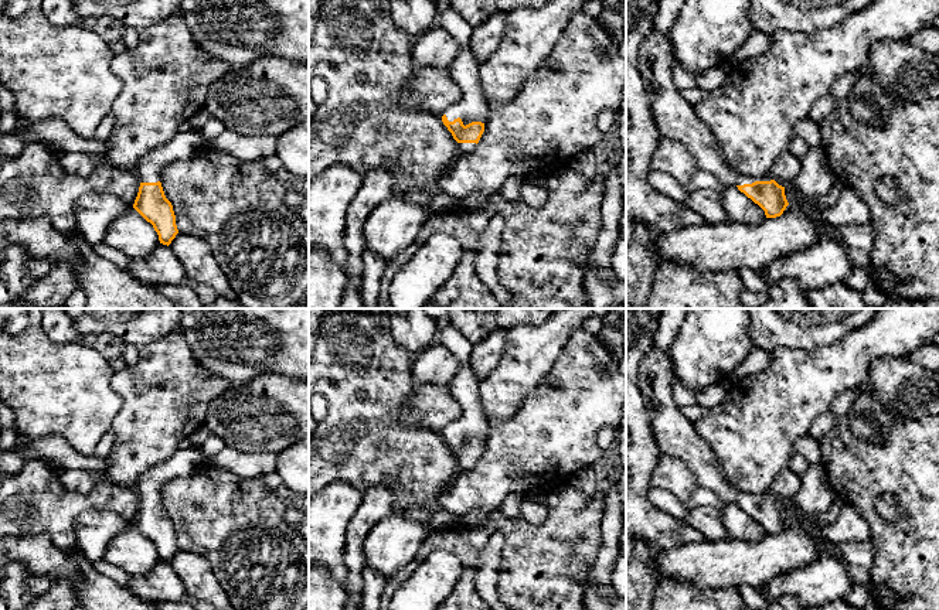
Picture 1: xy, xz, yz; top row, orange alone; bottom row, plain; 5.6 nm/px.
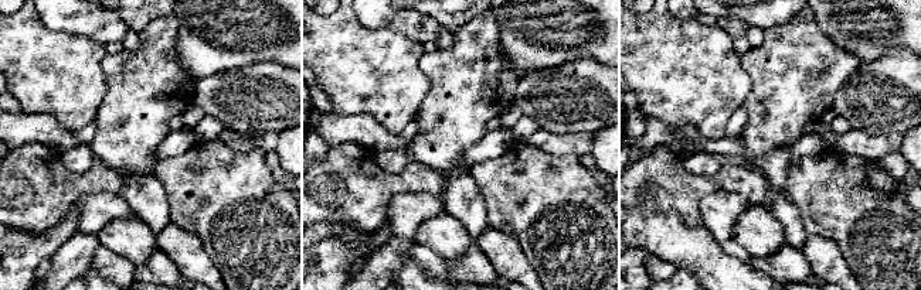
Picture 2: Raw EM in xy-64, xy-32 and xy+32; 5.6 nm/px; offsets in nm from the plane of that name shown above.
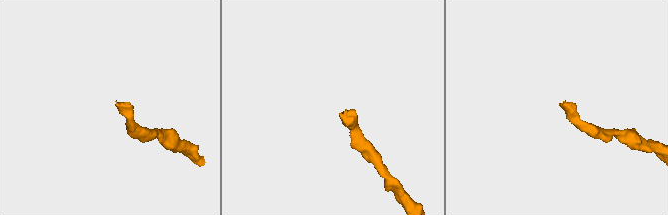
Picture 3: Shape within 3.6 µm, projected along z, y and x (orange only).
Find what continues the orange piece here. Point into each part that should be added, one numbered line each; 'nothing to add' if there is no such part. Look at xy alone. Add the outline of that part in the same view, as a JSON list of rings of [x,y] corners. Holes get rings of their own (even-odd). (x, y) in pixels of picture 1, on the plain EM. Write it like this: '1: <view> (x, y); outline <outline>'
1: xy (184, 462); outline [[[198,447],[178,449],[169,460],[146,471],[136,487],[140,500],[160,498],[161,485],[176,477],[198,471],[205,464],[205,456]]]

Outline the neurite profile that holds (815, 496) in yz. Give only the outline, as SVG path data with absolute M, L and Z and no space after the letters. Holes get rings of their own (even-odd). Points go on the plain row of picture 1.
M809 464L800 476L802 485L790 501L789 521L797 521L809 526L826 552L840 555L851 579L855 583L867 583L871 579L875 549L872 542L831 543L821 534L817 517L829 510L837 494L830 487L823 464Z

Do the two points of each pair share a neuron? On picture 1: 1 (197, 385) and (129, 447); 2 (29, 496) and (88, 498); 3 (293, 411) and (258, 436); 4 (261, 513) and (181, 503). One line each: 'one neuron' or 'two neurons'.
1: one neuron
2: one neuron
3: one neuron
4: one neuron

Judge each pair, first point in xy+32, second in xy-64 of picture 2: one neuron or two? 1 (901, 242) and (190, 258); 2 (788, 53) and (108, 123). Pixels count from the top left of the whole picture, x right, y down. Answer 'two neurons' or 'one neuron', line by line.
1: two neurons
2: one neuron

